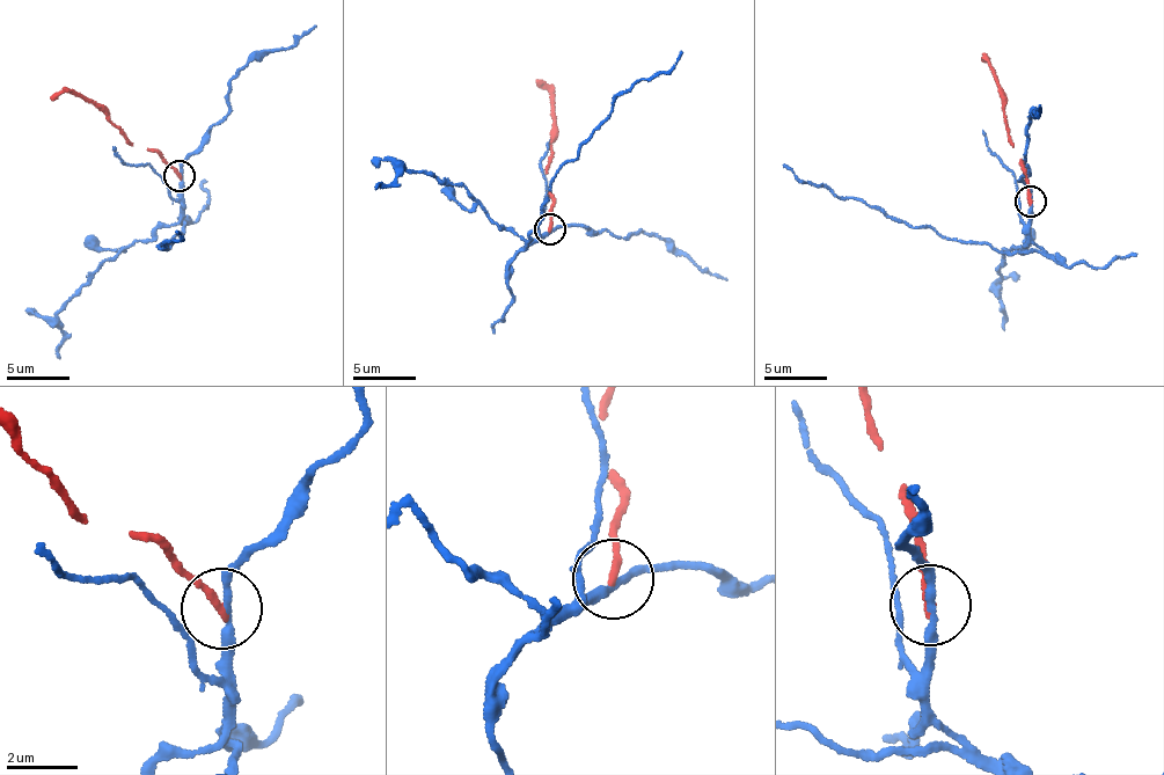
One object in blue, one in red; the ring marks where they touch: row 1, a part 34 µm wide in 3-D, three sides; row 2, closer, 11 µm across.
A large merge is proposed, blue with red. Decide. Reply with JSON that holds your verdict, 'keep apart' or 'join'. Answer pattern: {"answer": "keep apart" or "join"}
{"answer": "keep apart"}

